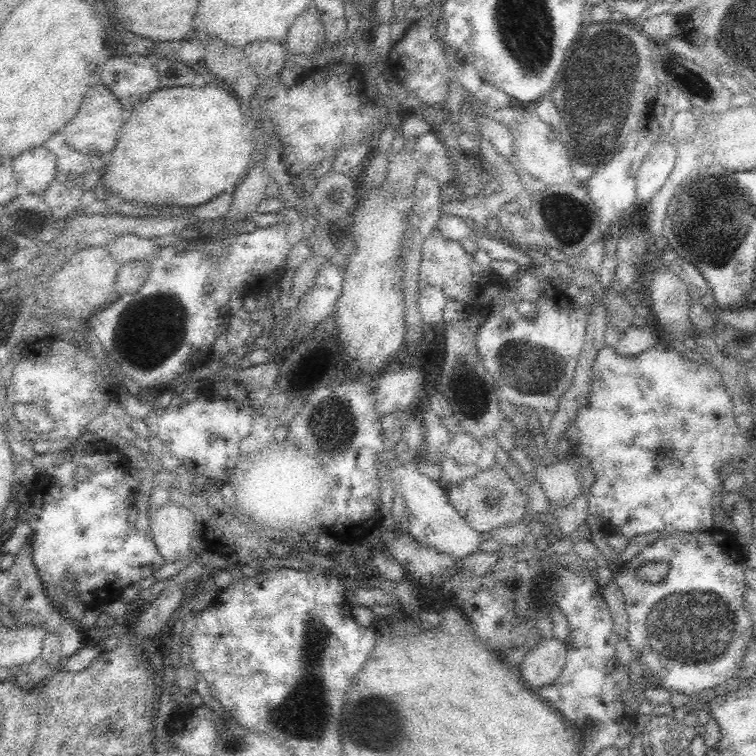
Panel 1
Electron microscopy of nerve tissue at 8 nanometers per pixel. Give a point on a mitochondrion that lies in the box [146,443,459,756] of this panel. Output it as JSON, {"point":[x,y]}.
{"point":[302,715]}

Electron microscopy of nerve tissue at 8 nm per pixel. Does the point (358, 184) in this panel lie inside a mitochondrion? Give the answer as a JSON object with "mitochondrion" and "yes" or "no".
{"mitochondrion":"no"}

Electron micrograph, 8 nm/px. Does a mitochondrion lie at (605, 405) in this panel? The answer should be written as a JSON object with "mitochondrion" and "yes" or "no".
{"mitochondrion":"no"}

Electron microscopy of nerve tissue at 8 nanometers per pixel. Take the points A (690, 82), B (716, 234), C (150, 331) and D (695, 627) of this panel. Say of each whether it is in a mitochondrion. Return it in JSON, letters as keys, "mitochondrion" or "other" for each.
{"A":"mitochondrion","B":"mitochondrion","C":"mitochondrion","D":"mitochondrion"}

